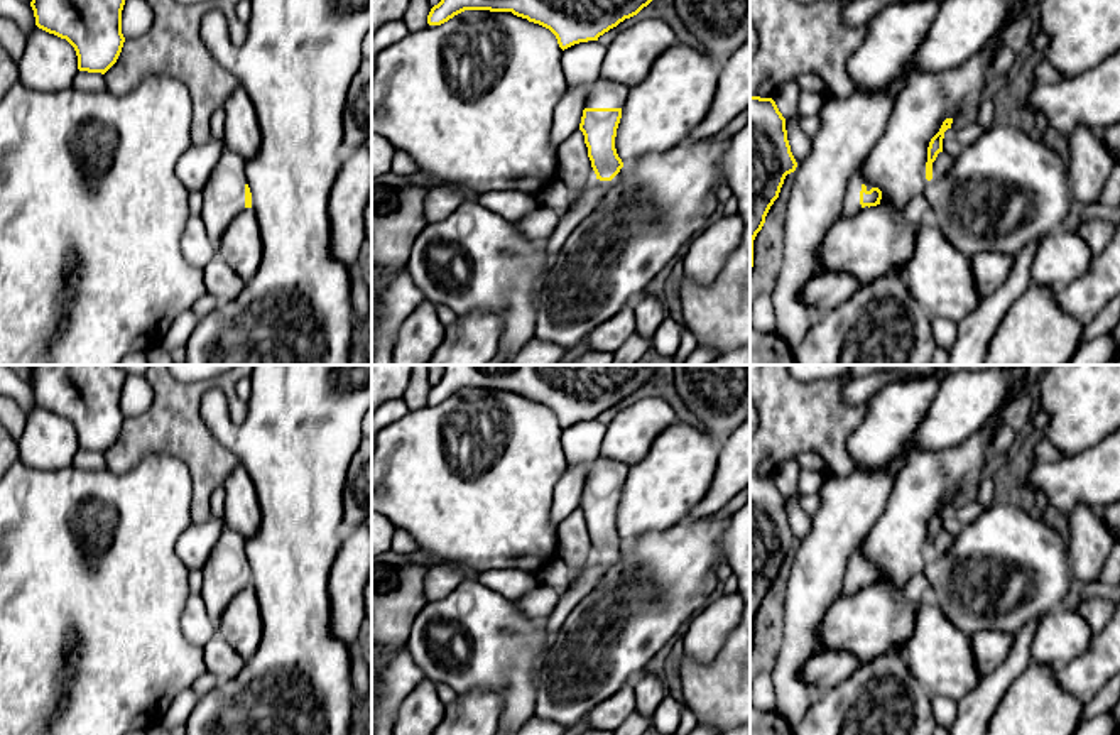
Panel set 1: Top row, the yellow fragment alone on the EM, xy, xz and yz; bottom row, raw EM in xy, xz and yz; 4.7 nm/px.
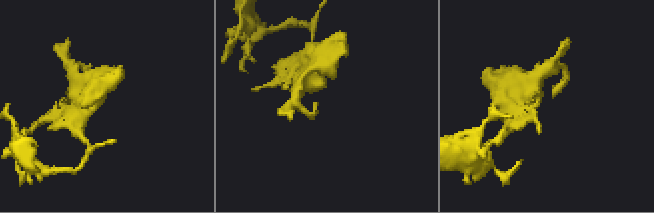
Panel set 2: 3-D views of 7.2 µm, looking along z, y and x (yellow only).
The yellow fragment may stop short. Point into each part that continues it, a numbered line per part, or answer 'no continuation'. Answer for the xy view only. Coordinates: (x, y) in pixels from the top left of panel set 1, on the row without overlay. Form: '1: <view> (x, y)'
1: xy (223, 575)

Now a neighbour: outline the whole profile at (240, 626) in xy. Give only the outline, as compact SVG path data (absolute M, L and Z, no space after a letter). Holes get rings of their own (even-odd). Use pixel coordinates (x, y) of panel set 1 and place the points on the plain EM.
M245 586L226 603L216 634L220 634L242 659L248 661L255 654L262 640L264 623L257 593L252 586Z

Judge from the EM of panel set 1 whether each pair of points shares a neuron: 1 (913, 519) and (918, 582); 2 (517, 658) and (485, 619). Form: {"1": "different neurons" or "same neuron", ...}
{"1": "different neurons", "2": "same neuron"}

